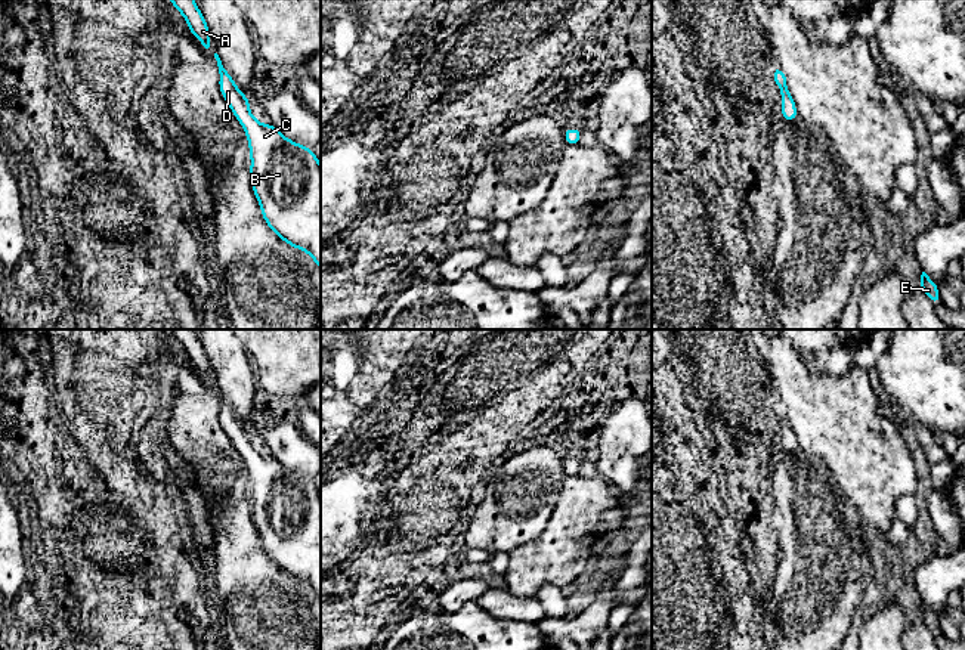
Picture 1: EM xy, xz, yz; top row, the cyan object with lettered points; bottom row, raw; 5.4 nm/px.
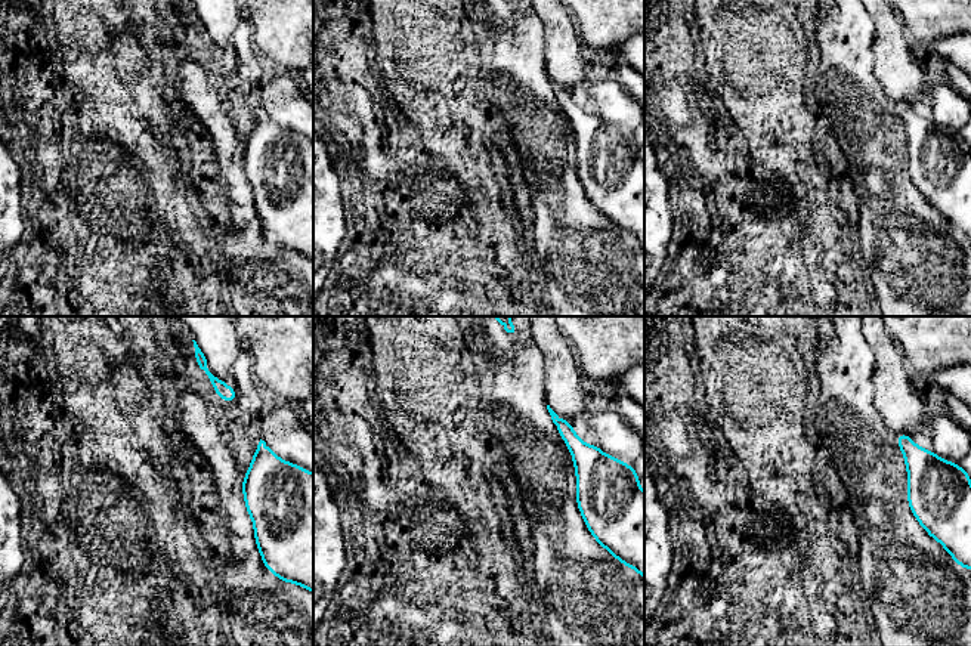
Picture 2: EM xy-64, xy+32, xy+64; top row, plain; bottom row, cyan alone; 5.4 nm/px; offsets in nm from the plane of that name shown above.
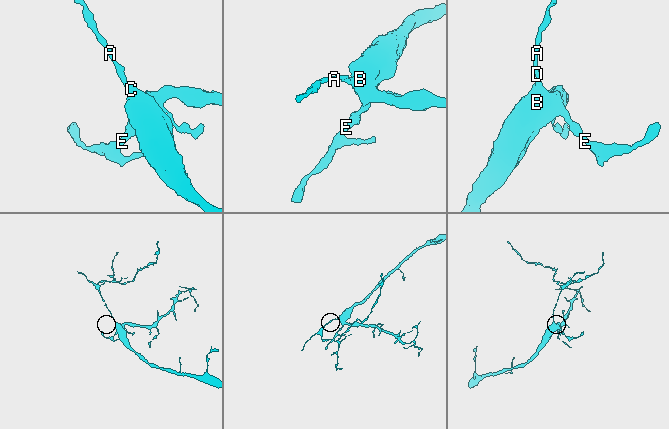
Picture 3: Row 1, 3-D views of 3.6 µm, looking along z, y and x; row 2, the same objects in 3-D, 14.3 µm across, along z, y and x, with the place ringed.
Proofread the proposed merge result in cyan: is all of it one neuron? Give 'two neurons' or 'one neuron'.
one neuron

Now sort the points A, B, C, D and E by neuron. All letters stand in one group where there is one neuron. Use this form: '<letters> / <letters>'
A B C D E

